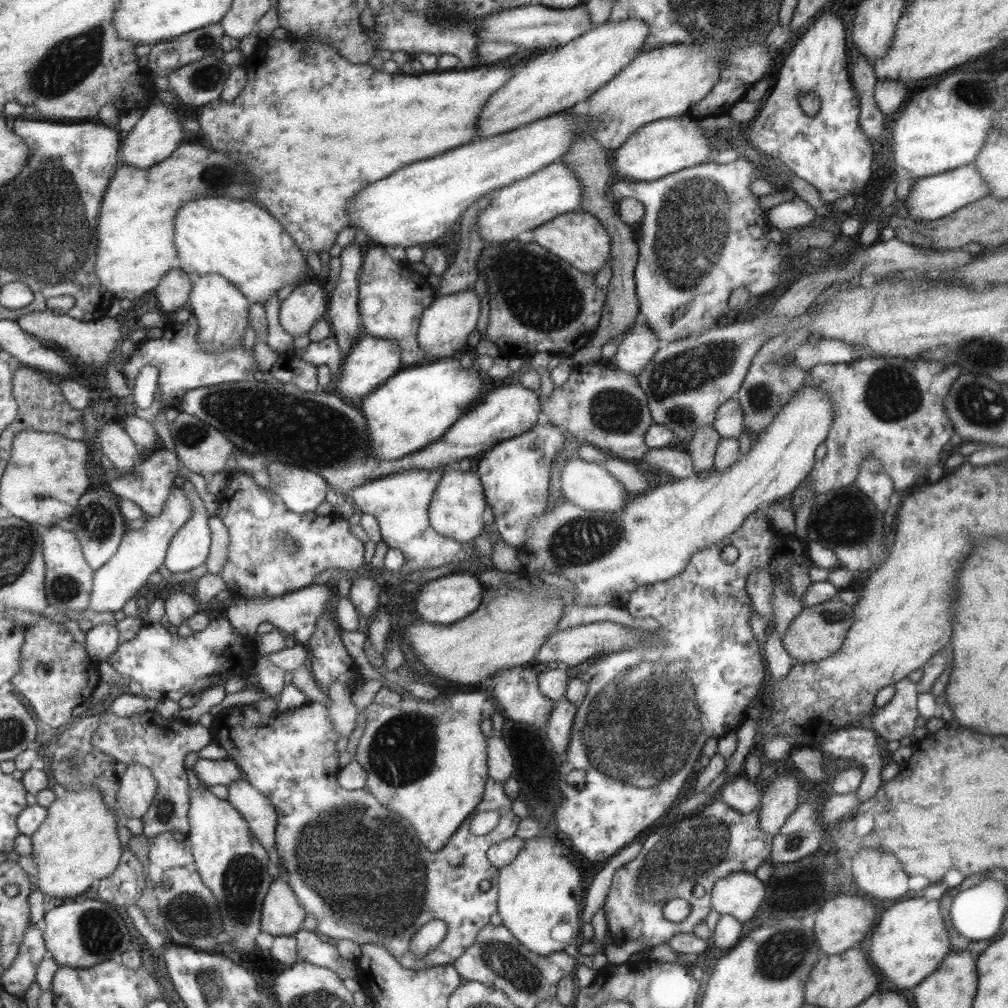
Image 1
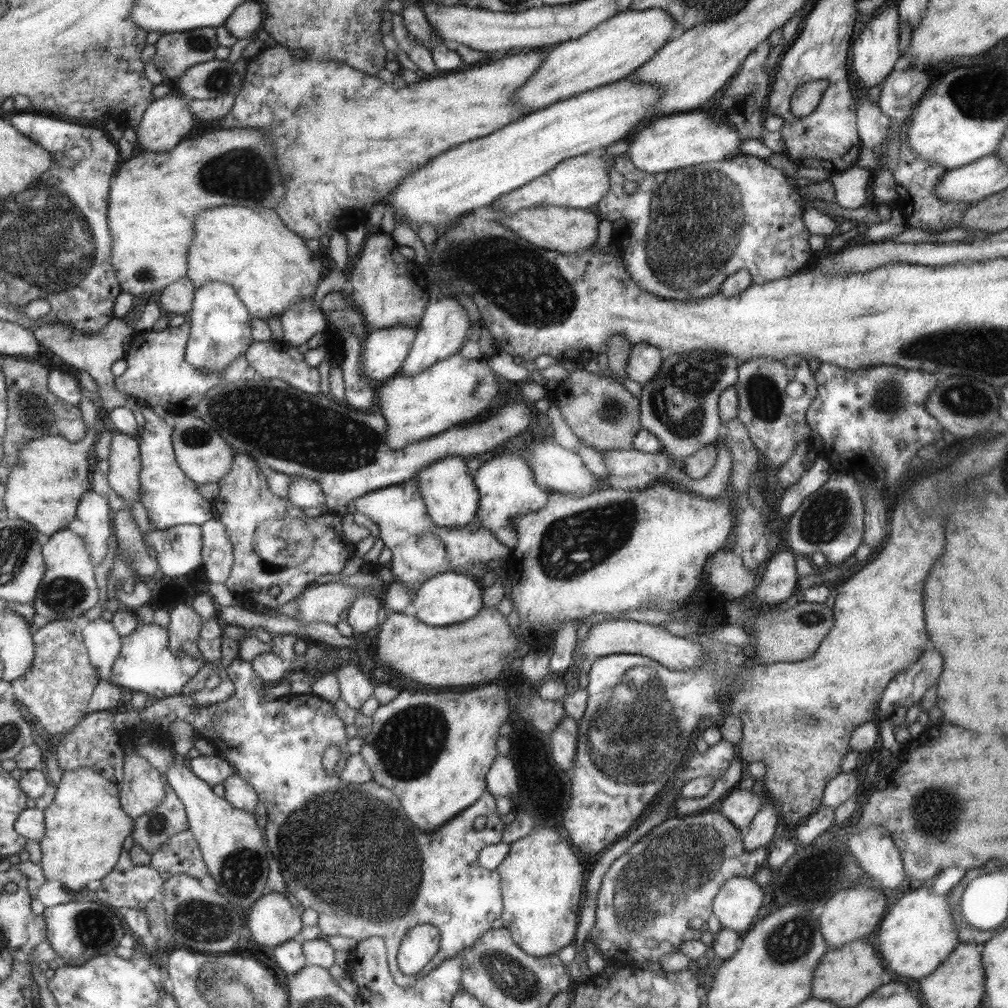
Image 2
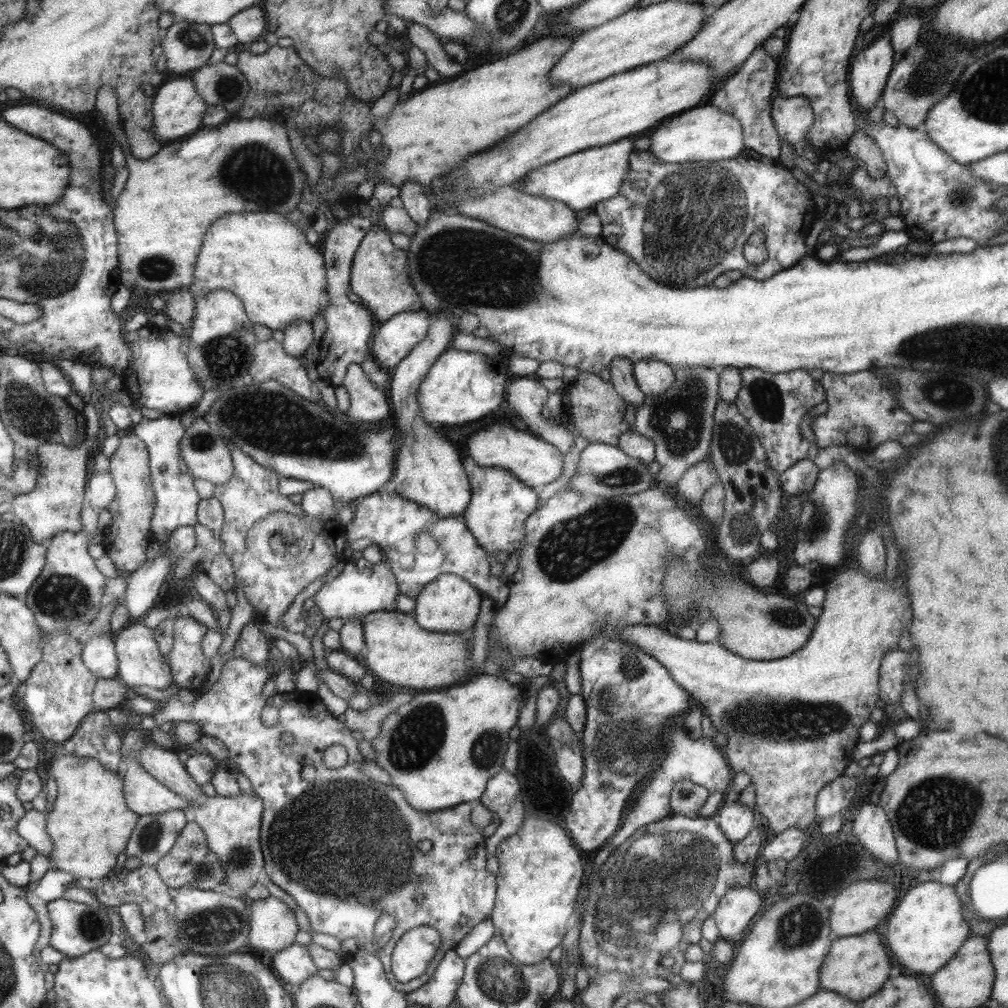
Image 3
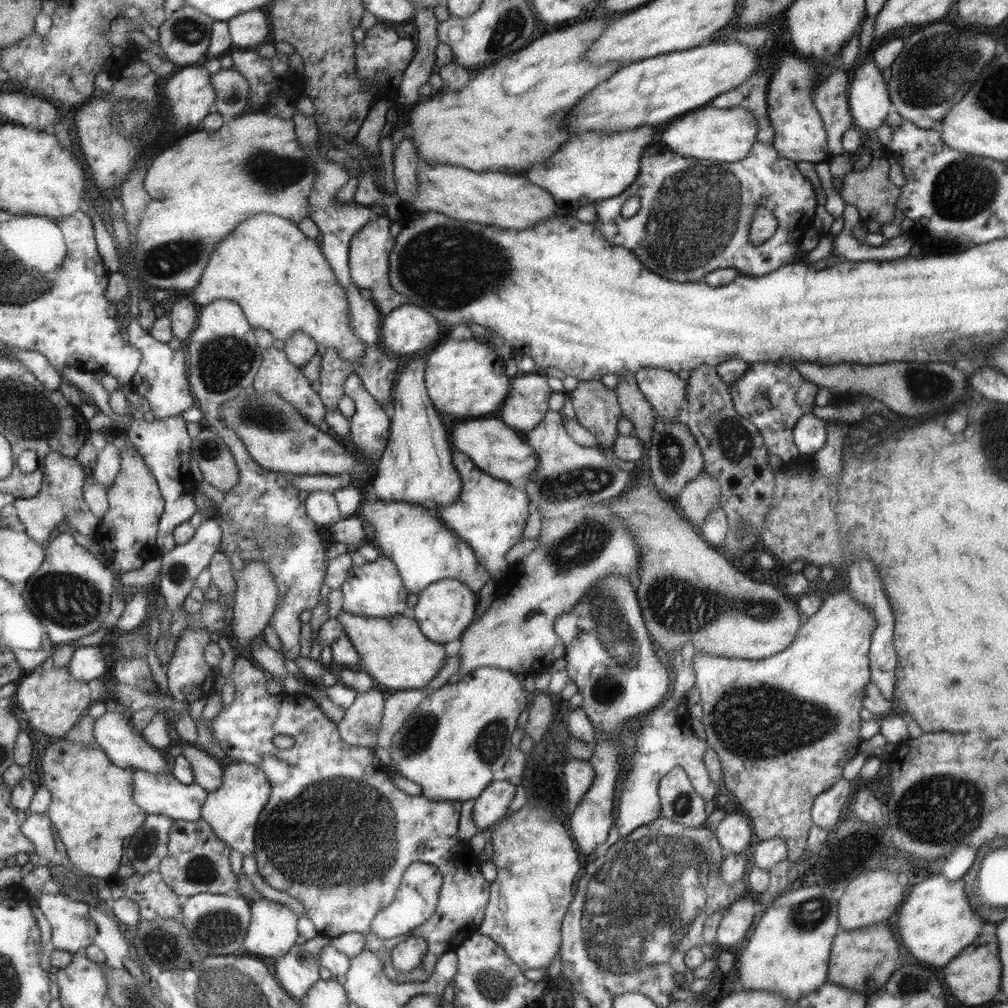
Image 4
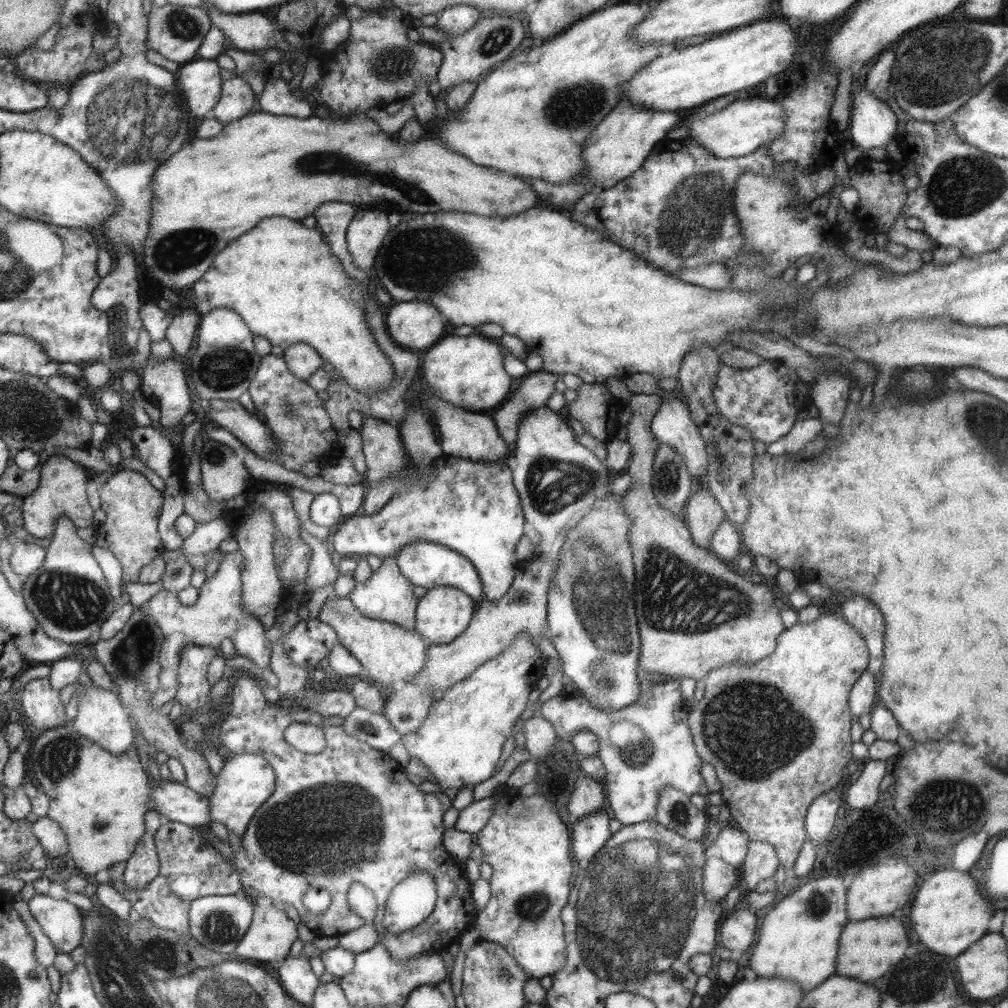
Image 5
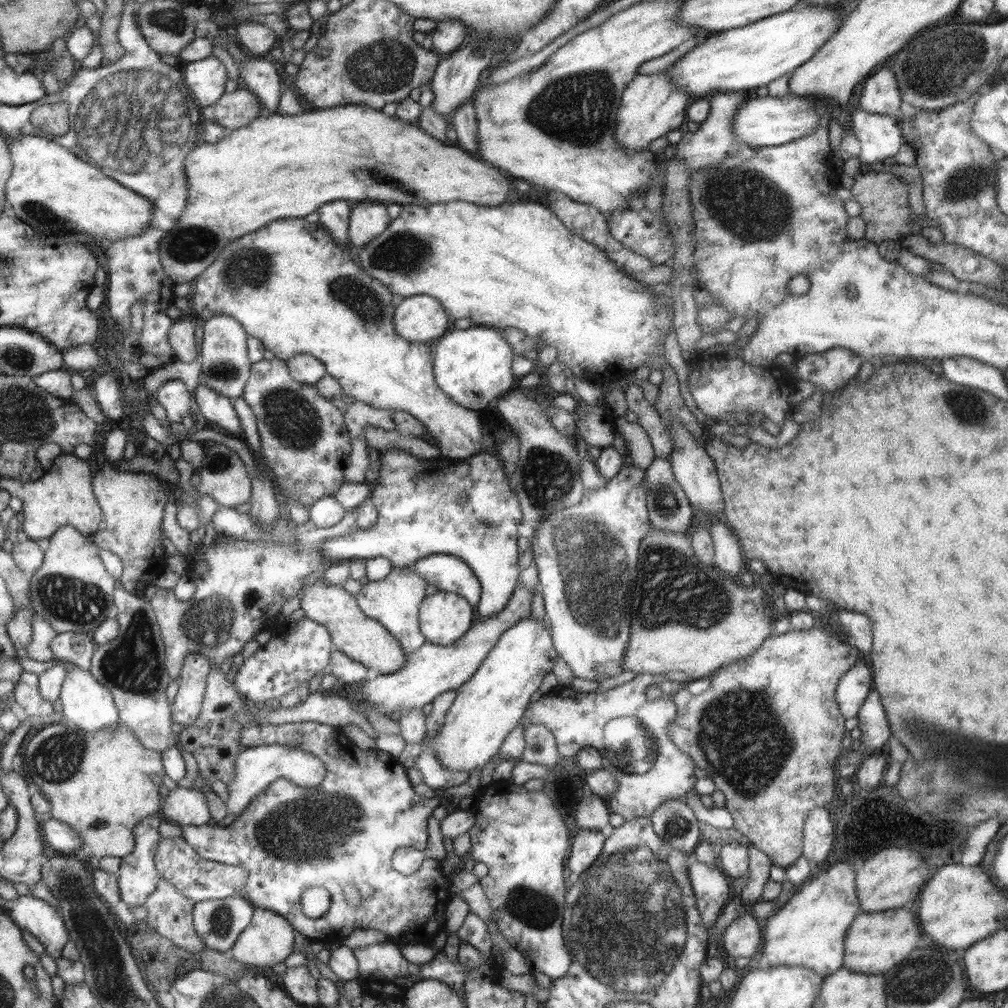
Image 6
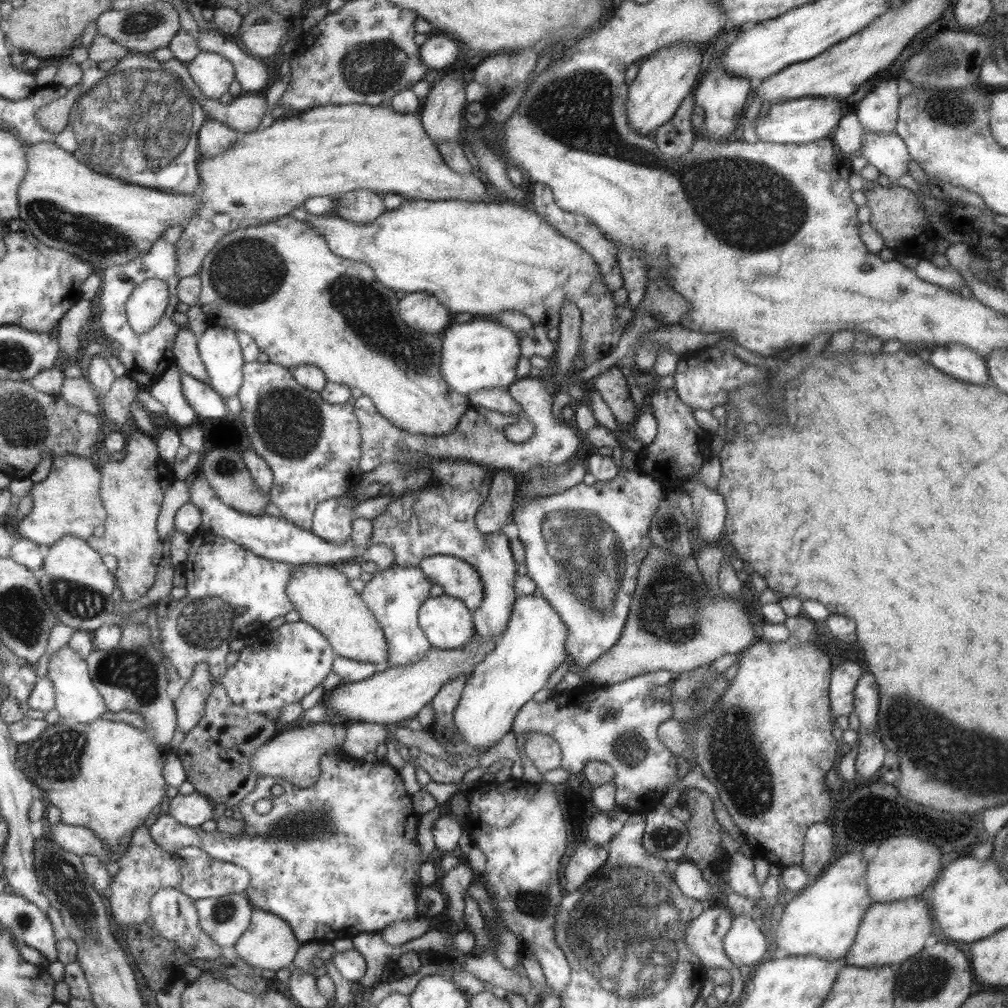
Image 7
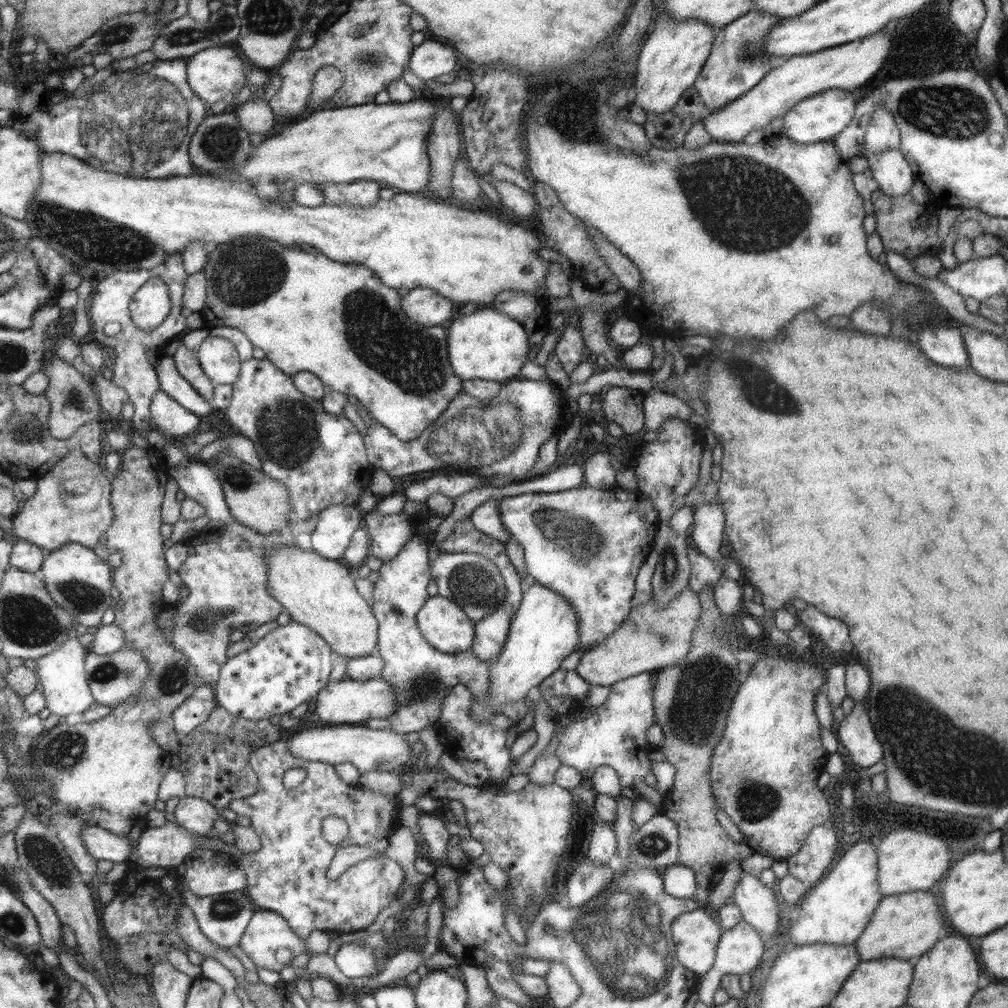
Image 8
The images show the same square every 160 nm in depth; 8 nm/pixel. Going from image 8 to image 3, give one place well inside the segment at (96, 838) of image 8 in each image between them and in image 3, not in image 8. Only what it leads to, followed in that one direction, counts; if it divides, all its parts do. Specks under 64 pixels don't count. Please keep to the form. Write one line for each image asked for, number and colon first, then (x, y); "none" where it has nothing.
3: (32, 826)
4: (37, 827)
5: (52, 839)
6: (61, 837)
7: (78, 840)

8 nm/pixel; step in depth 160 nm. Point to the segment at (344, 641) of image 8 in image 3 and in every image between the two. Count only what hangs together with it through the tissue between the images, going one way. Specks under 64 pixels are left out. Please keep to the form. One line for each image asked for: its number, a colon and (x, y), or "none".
3: (399, 652)
4: (392, 650)
5: (391, 655)
6: (364, 640)
7: (322, 596)

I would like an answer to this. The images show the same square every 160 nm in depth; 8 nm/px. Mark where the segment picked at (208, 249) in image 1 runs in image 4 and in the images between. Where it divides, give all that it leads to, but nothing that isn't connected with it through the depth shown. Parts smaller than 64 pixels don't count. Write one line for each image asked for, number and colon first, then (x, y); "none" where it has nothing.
2: (250, 249)
3: (262, 258)
4: (278, 276)

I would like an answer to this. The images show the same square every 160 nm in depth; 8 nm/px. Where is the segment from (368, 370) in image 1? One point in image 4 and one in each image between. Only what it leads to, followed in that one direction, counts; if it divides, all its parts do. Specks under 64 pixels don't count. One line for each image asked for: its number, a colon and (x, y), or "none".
2: (383, 350)
3: (392, 340)
4: (406, 330)

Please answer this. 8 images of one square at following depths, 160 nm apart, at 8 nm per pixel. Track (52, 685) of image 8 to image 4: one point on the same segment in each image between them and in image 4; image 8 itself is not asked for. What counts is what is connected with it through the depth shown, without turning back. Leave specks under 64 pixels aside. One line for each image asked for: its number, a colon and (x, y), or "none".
4: (113, 732)
5: (100, 717)
6: (85, 704)
7: (76, 699)

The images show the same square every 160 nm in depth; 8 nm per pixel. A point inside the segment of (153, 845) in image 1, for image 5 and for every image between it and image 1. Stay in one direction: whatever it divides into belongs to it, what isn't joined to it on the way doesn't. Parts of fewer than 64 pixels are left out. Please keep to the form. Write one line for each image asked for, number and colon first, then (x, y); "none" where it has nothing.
2: (180, 854)
3: (189, 862)
4: (196, 862)
5: (192, 867)

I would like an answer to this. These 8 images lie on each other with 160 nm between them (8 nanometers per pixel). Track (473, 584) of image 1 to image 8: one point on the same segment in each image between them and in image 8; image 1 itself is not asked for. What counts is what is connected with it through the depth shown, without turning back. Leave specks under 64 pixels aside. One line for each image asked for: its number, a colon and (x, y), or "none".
2: (448, 598)
3: (447, 604)
4: (444, 609)
5: (443, 612)
6: (443, 617)
7: (446, 623)
8: (444, 626)

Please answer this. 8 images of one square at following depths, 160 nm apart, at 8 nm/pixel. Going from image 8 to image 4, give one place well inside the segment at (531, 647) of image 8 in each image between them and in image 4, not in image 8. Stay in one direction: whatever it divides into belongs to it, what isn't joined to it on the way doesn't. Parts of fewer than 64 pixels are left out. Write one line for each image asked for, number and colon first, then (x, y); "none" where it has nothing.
4: (453, 743)
5: (460, 740)
6: (488, 706)
7: (532, 645)

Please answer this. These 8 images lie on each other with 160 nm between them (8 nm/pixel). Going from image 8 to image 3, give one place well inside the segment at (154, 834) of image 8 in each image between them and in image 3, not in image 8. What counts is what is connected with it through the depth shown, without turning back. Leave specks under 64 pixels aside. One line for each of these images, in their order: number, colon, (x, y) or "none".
3: (329, 856)
4: (340, 849)
5: (379, 828)
6: (365, 801)
7: (321, 858)

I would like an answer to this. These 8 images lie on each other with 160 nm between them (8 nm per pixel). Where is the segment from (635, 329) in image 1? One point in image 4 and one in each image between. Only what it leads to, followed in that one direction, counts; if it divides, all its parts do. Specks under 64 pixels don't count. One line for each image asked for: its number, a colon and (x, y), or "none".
2: (644, 360)
3: (653, 377)
4: (664, 391)

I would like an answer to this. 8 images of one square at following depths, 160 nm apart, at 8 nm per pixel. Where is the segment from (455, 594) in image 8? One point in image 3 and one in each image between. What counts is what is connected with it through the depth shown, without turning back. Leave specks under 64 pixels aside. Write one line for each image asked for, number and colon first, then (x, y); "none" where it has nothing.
3: (392, 523)
4: (422, 549)
5: (423, 564)
6: (449, 574)
7: (460, 580)

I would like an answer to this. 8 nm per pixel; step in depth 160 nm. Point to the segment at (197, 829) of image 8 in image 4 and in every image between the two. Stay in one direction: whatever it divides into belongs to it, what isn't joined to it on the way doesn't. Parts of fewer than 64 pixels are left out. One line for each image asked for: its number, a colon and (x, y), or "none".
4: (161, 794)
5: (175, 802)
6: (187, 806)
7: (193, 809)

